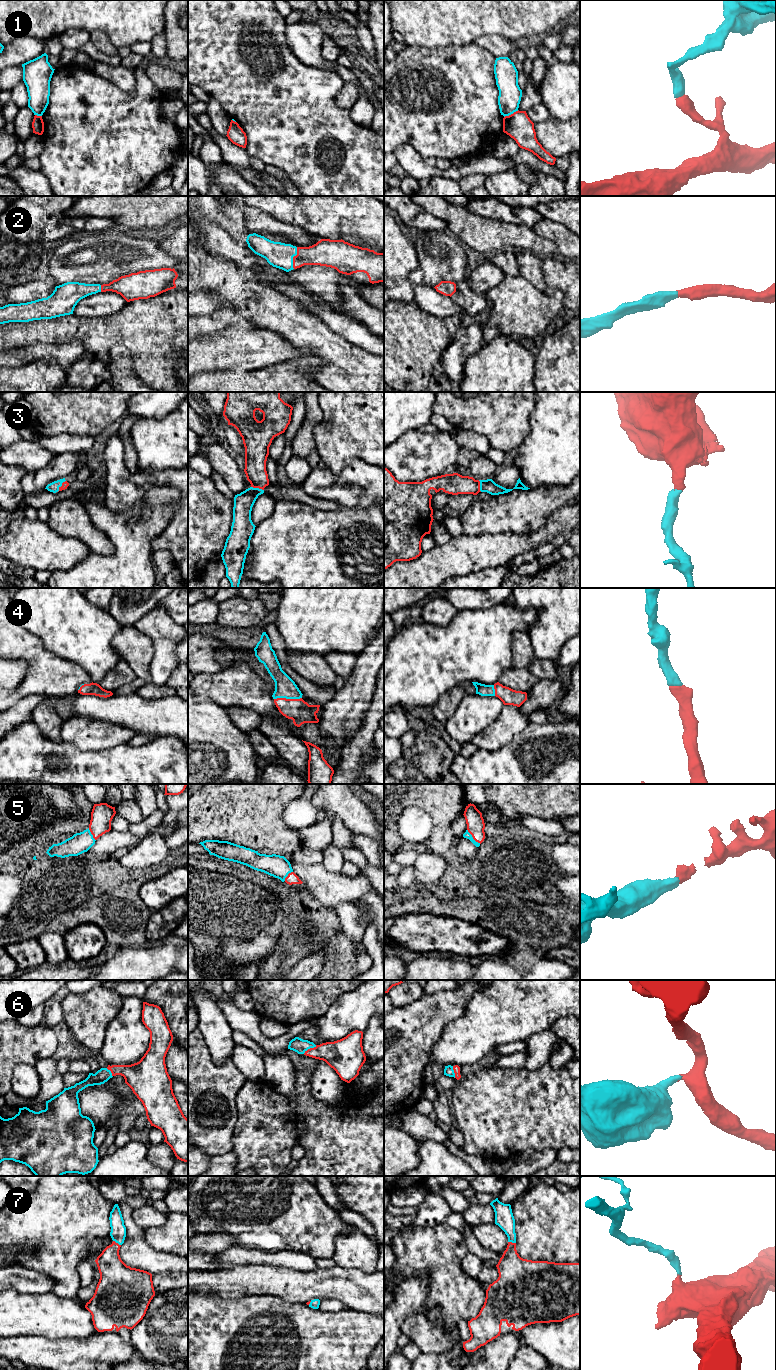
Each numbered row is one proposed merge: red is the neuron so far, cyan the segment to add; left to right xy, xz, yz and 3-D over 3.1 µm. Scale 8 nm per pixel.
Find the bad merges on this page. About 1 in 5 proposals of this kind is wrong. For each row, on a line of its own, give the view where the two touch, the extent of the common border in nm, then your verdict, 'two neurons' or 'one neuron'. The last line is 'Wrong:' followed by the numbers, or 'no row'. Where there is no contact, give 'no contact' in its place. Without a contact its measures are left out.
1: meets red in yz; contact 130 nm long; two neurons
2: meets red in xz; contact 180 nm long; one neuron
3: meets red in xy; contact 120 nm long; one neuron
4: meets red in xz; contact 220 nm long; one neuron
5: meets red in yz; contact 160 nm long; one neuron
6: meets red in xz; contact 130 nm long; one neuron
7: meets red in xy; contact 80 nm long; one neuron
Wrong: 1

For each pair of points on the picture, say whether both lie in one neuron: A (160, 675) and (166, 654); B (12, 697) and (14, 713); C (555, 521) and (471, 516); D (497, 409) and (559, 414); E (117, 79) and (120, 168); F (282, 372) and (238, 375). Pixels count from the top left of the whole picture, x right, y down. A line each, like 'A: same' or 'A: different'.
A: same
B: different
C: different
D: different
E: different
F: same

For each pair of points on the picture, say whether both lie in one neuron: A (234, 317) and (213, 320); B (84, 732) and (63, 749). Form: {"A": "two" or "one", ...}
{"A": "one", "B": "two"}

